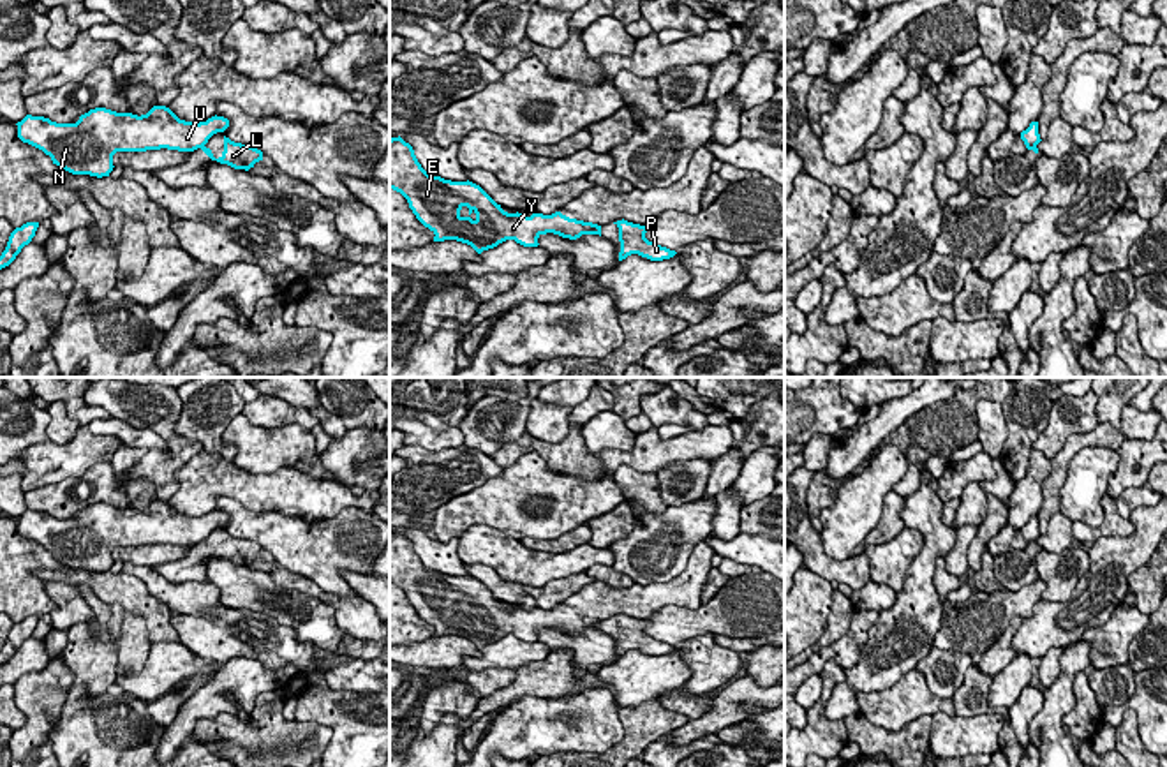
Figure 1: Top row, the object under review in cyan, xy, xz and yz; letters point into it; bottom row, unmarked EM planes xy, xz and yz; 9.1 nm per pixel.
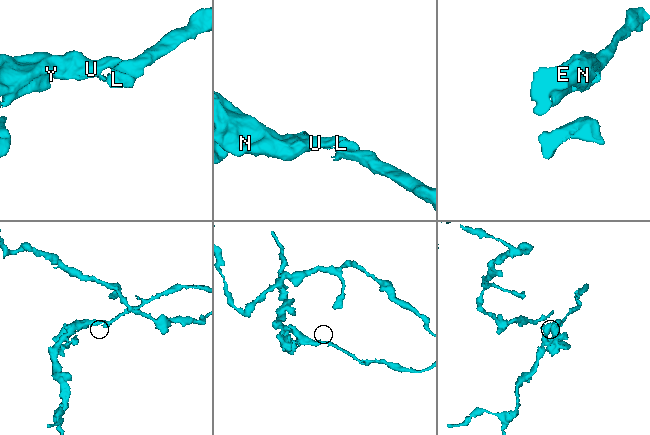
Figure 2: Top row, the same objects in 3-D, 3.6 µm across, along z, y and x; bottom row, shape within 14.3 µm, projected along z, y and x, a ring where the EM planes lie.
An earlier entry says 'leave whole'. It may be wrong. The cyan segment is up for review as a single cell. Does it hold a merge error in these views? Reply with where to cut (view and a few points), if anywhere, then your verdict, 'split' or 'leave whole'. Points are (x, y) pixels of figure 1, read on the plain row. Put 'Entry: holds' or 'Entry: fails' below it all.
xy (203, 540), (200, 542) | split
Entry: fails

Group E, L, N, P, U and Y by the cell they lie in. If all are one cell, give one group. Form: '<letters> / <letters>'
E N U Y / L P

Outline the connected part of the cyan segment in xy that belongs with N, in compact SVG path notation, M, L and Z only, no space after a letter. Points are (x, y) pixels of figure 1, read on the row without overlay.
M153 501L146 510L116 508L106 503L95 503L81 510L76 518L56 518L44 511L26 510L18 520L18 532L51 552L53 559L72 570L109 571L113 566L113 550L116 547L146 547L146 545L178 545L194 547L208 534L224 527L229 515L212 511L206 517L192 518L180 515L169 503Z

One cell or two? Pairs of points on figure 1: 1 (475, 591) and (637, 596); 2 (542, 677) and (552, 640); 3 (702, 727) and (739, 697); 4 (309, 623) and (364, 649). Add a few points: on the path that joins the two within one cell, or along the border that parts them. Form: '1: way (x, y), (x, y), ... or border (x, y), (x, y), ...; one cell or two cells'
1: way (515, 619), (570, 618), (596, 602); one cell
2: border (552, 649), (568, 649), (572, 660), (584, 669); two cells
3: way (711, 722), (730, 704); one cell
4: border (346, 633), (335, 653); two cells

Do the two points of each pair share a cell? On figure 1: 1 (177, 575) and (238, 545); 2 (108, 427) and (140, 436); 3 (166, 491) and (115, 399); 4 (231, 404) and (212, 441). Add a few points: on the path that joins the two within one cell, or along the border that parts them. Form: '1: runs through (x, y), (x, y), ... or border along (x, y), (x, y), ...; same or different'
1: runs through (193, 563), (208, 547), (222, 545); same
2: runs through (115, 427), (133, 436); same
3: runs through (166, 462), (171, 455), (171, 438), (143, 408); same
4: runs through (222, 413), (212, 424), (212, 432); same

